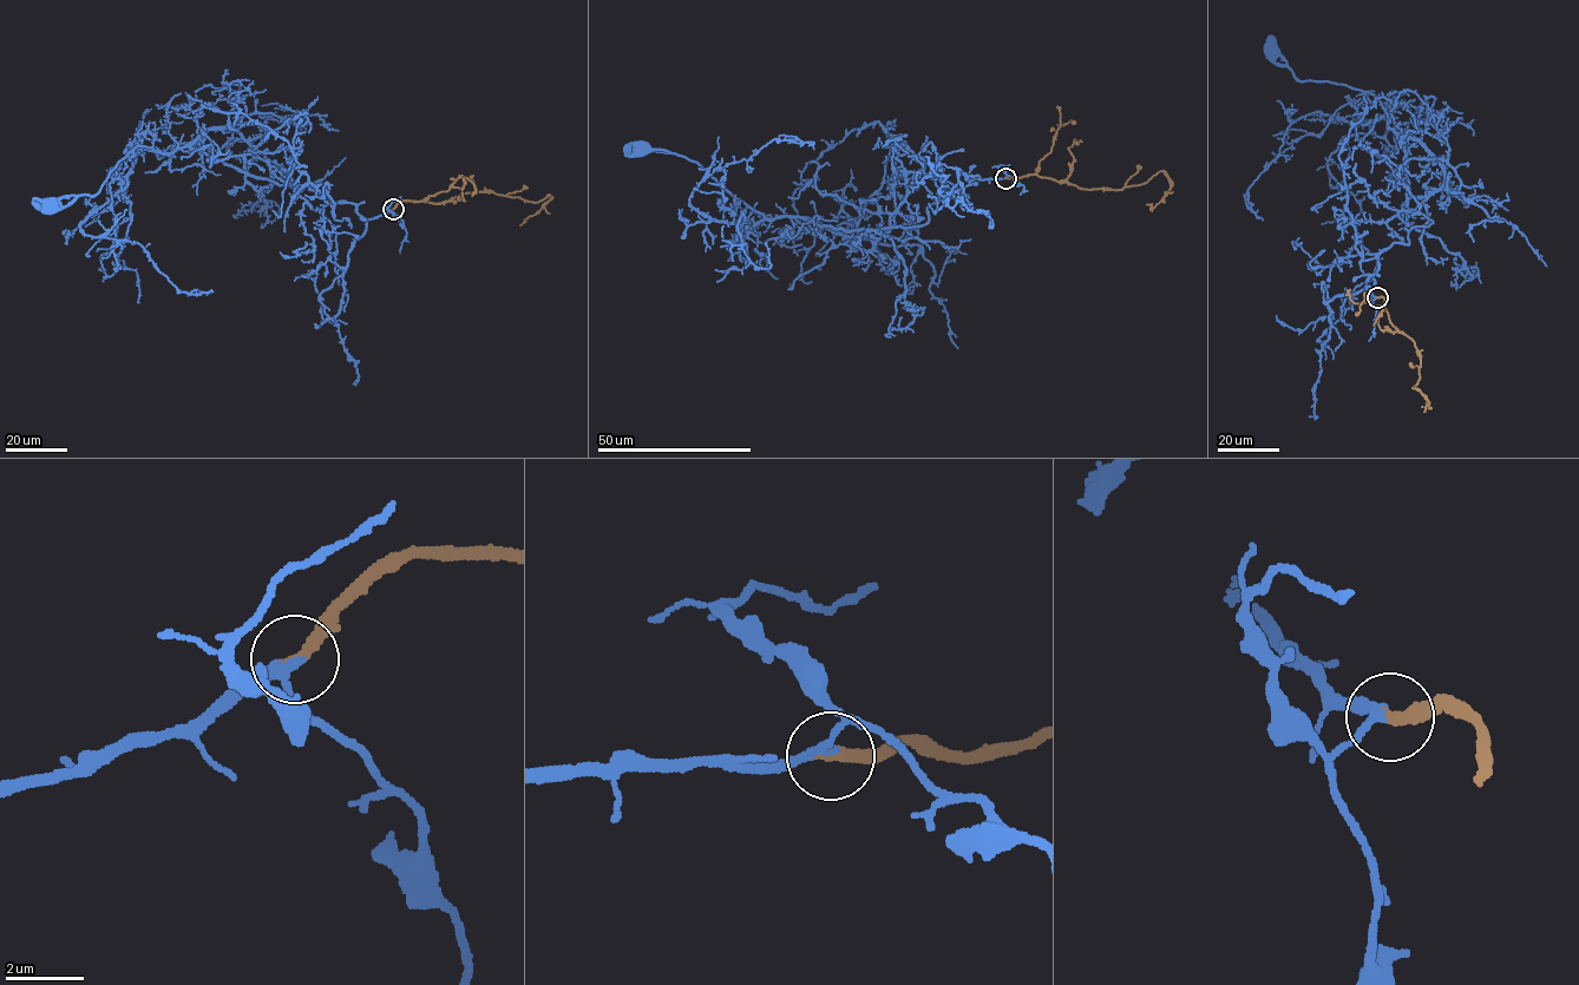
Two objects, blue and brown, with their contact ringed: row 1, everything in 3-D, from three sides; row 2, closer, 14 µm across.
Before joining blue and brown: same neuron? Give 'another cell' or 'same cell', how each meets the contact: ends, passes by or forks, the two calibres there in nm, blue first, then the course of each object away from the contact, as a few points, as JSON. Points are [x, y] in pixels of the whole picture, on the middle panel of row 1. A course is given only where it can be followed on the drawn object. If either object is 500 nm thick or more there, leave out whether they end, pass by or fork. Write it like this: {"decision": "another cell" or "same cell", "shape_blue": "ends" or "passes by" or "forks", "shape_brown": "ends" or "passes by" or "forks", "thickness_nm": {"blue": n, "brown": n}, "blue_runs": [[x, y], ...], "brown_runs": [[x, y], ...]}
{"decision": "same cell", "shape_blue": "passes by", "shape_brown": "ends", "thickness_nm": {"blue": 190, "brown": 280}, "blue_runs": [[1006, 178], [976, 178], [939, 195], [924, 224], [849, 231], [799, 216], [770, 218], [699, 163], [640, 149]], "brown_runs": [[1006, 178], [1037, 173], [1082, 189], [1116, 190], [1145, 183], [1165, 171], [1170, 190], [1153, 208], [1146, 204]]}

